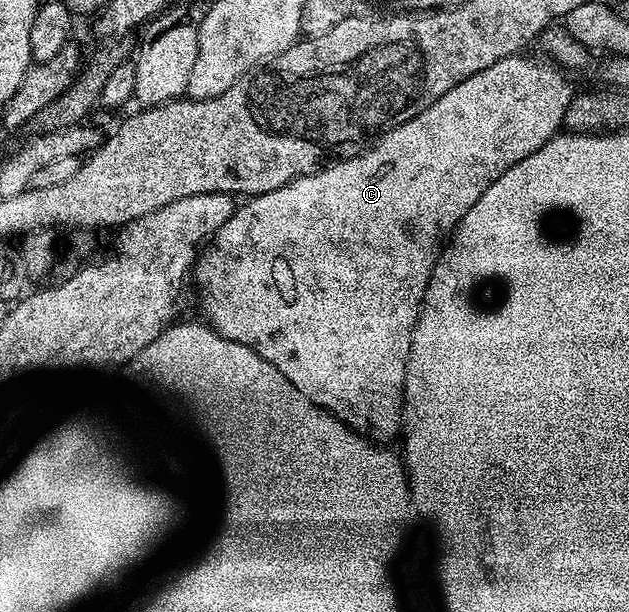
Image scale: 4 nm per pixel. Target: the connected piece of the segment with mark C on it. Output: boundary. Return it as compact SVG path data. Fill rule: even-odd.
M525 53L503 57L503 61L495 61L495 65L467 77L467 81L459 81L455 89L447 89L439 101L423 109L423 113L411 117L411 121L403 121L403 125L386 131L379 141L361 154L350 159L336 160L271 193L246 198L242 202L245 204L242 207L240 204L233 216L223 221L221 228L211 236L207 246L198 254L195 264L197 287L205 302L204 318L213 330L231 341L257 348L258 353L271 361L271 365L275 365L275 369L279 369L279 373L283 373L283 377L287 377L287 381L299 388L314 405L329 411L335 418L342 419L352 431L370 441L389 441L389 427L385 427L385 423L403 427L405 378L409 368L409 354L413 352L413 330L425 300L431 273L443 250L445 227L456 228L467 209L471 209L471 205L475 205L475 201L487 193L487 185L499 181L499 177L503 177L511 165L519 165L523 157L531 157L535 149L543 149L543 145L547 145L547 141L551 141L562 130L565 110L574 101L575 90L569 84L569 75L557 63L542 58L528 59Z

